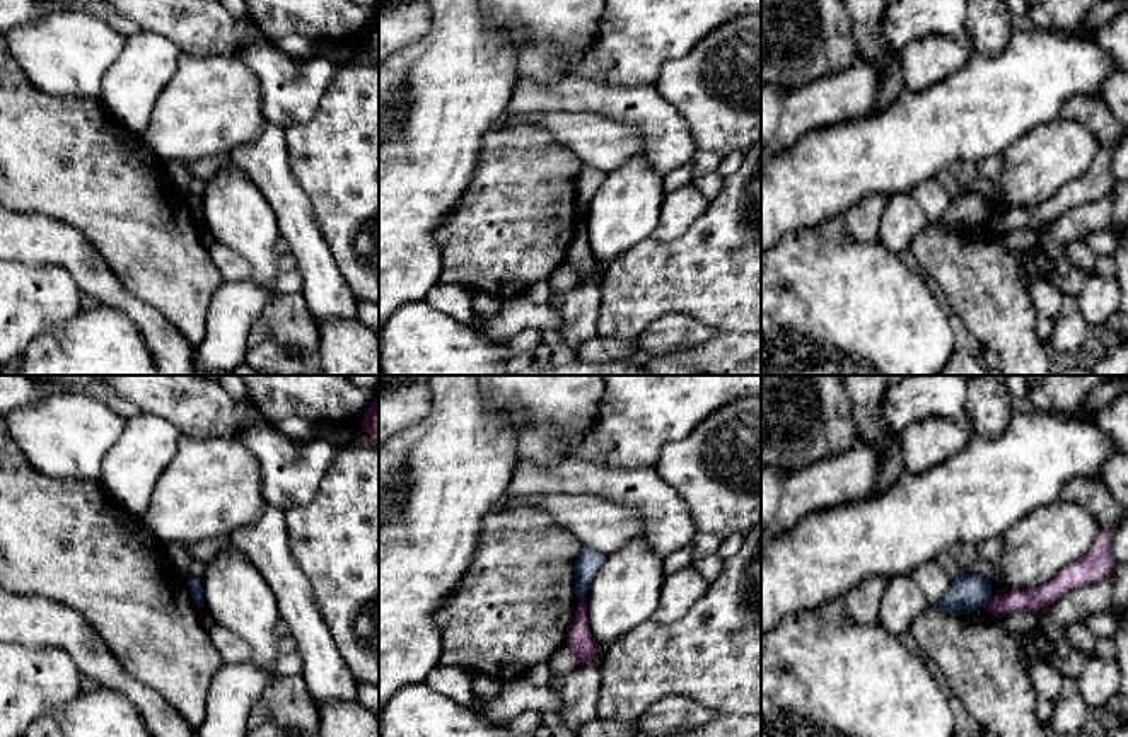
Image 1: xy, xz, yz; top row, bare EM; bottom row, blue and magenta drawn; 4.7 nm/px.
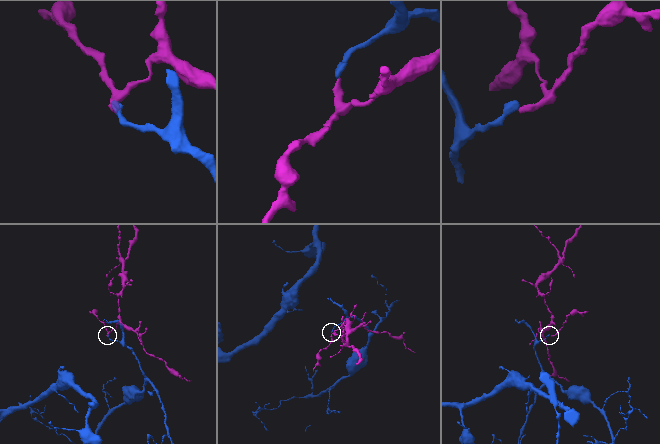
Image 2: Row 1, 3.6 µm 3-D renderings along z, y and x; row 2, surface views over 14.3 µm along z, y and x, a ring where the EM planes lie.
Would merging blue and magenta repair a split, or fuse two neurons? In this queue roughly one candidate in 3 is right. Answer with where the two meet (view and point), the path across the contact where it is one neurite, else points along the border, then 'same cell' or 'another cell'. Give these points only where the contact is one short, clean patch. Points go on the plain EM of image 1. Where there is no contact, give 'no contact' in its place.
yz (987, 220) | along yz (990, 214), (985, 226) | another cell

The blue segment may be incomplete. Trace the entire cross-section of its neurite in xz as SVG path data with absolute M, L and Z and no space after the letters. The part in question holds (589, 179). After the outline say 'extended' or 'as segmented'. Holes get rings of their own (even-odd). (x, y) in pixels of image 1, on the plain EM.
M592 165L582 167L582 171L575 181L575 208L577 208L579 218L585 217L585 212L590 206L604 177L606 177L606 172L592 167Z | as segmented

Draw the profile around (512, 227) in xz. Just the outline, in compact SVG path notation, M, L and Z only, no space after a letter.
M531 119L490 130L480 143L473 181L459 205L433 230L442 252L439 281L462 285L500 300L524 295L567 263L575 237L575 181L582 160Z

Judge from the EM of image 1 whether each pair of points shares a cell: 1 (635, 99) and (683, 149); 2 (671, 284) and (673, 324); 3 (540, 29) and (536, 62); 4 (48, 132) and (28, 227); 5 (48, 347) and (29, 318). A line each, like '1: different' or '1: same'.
1: same
2: different
3: same
4: different
5: different

